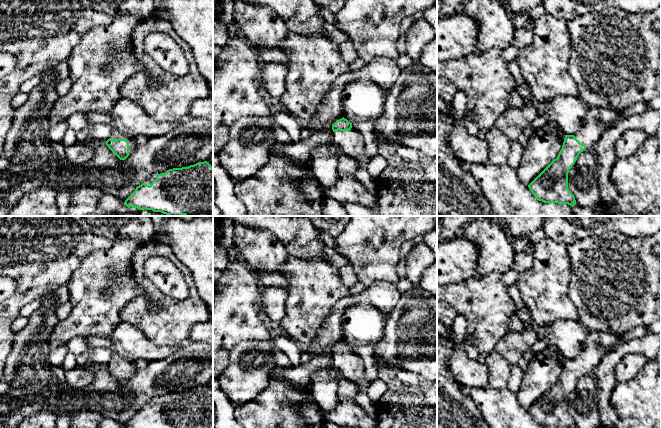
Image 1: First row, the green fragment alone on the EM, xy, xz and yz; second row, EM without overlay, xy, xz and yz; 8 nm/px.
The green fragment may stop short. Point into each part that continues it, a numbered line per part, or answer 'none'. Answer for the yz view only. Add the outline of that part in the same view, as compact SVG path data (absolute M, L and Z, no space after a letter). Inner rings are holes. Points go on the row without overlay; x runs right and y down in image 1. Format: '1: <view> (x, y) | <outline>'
1: yz (597, 344) | M591 332L574 360L580 367L586 370L585 375L593 375L594 369L603 357L620 340L621 335L615 333Z

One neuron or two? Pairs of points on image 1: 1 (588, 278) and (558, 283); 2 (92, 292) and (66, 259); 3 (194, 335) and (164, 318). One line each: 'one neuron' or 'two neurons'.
1: two neurons
2: two neurons
3: two neurons

